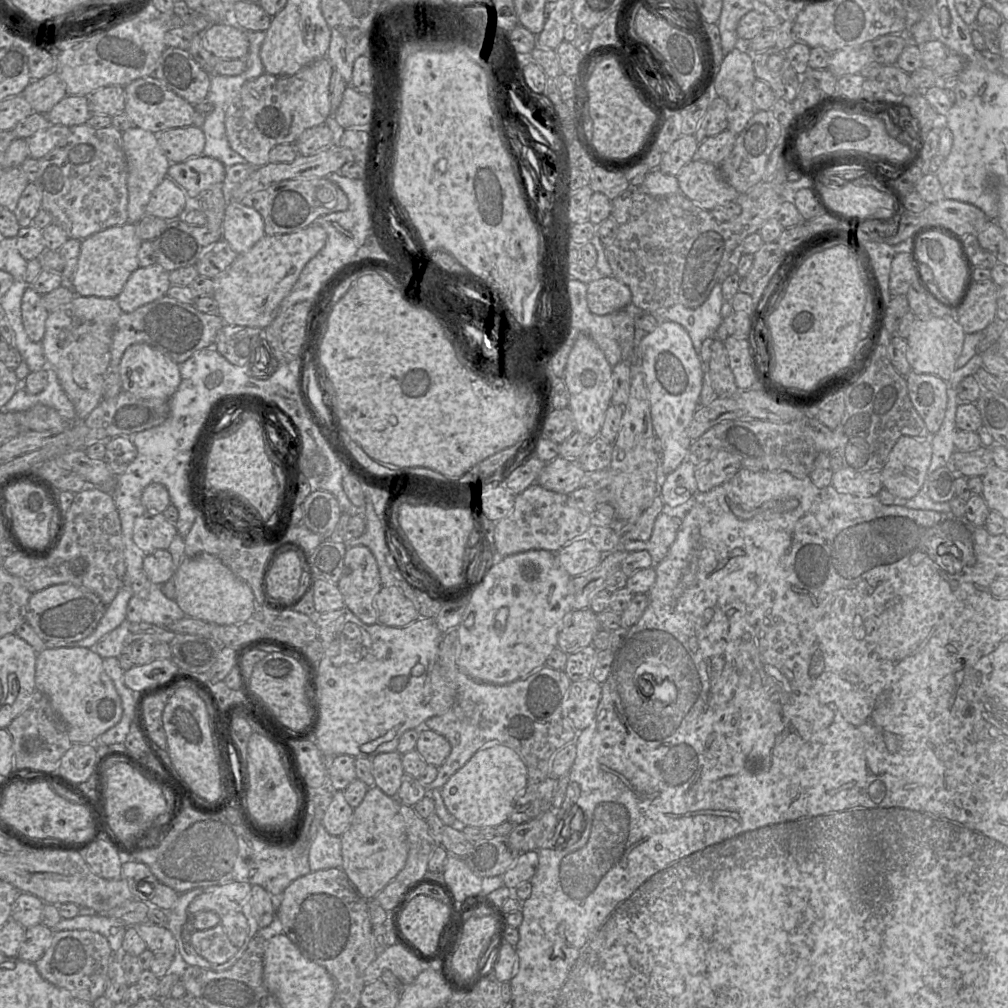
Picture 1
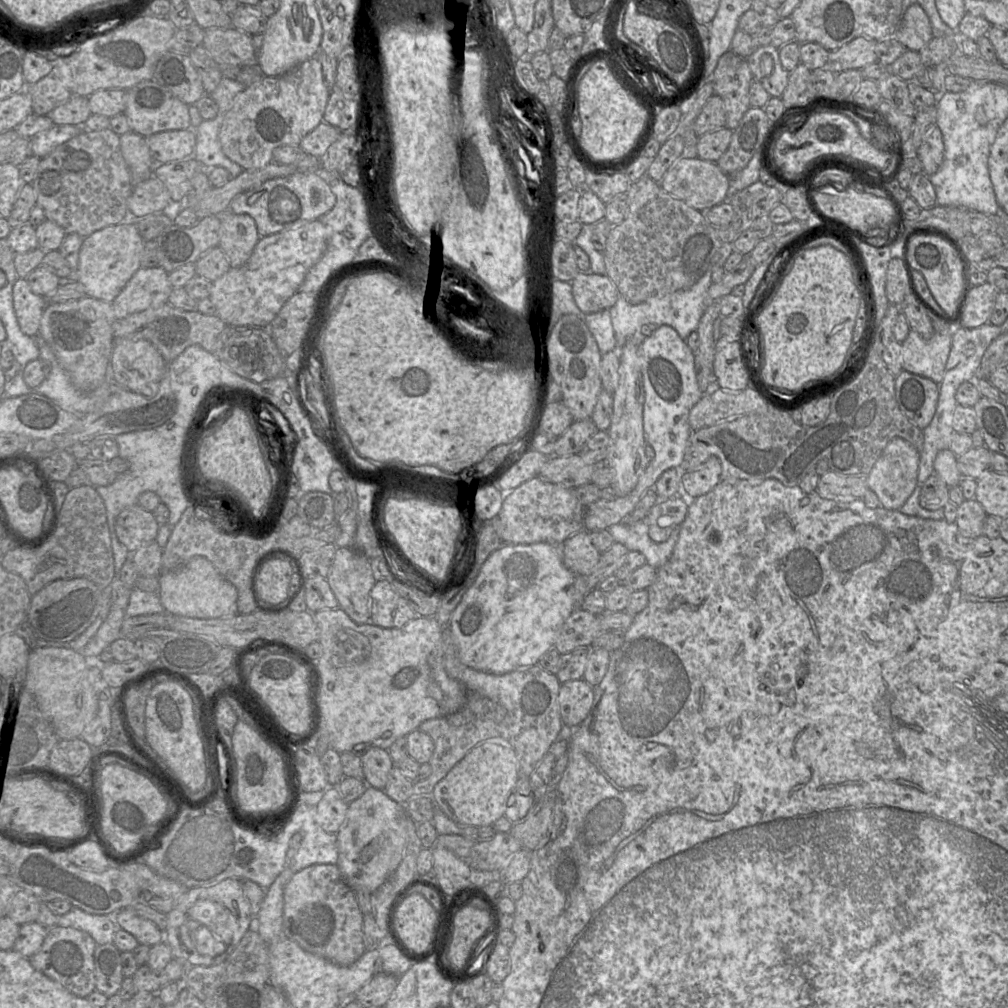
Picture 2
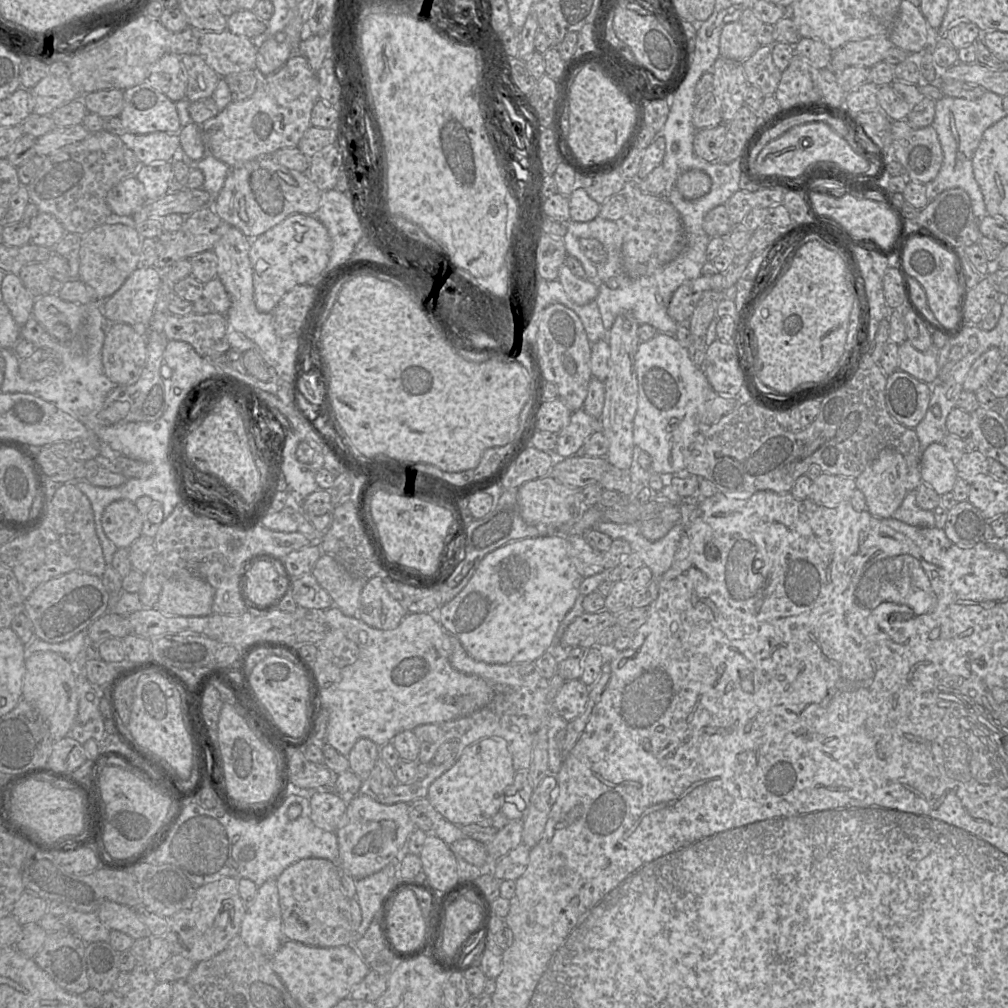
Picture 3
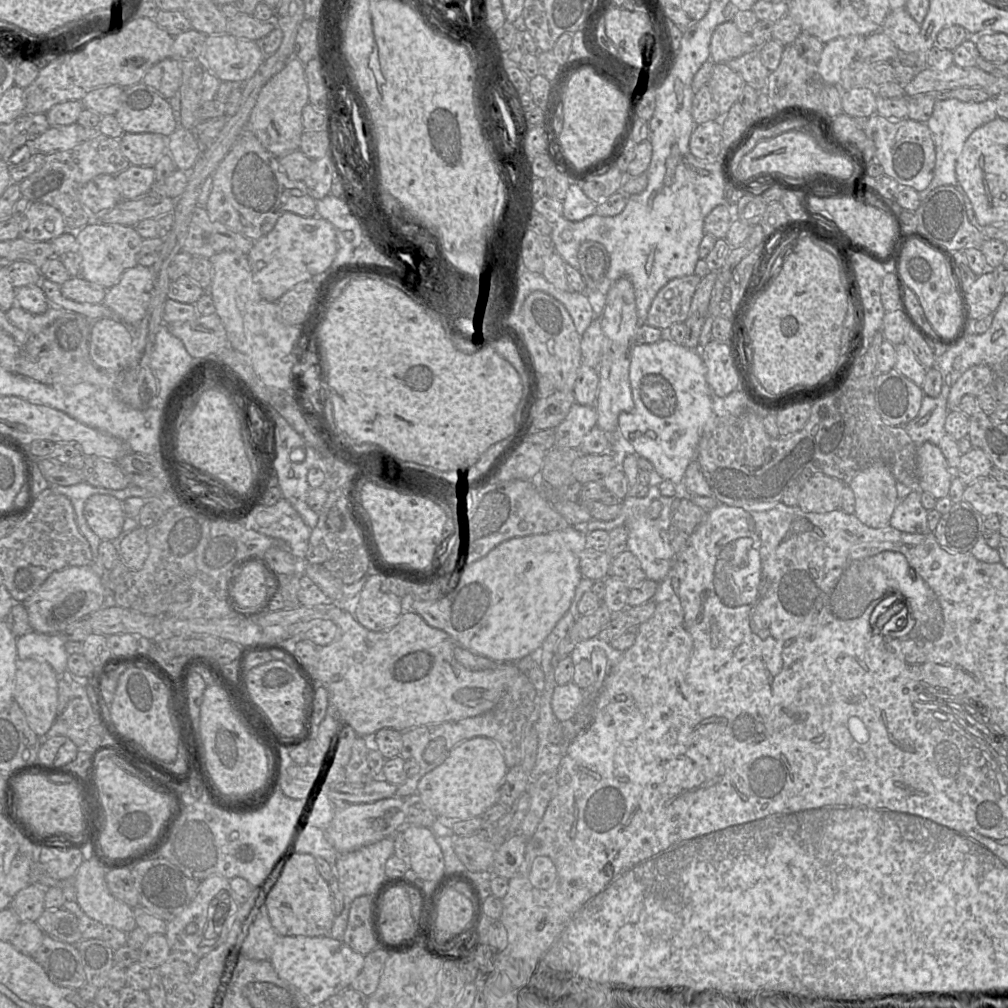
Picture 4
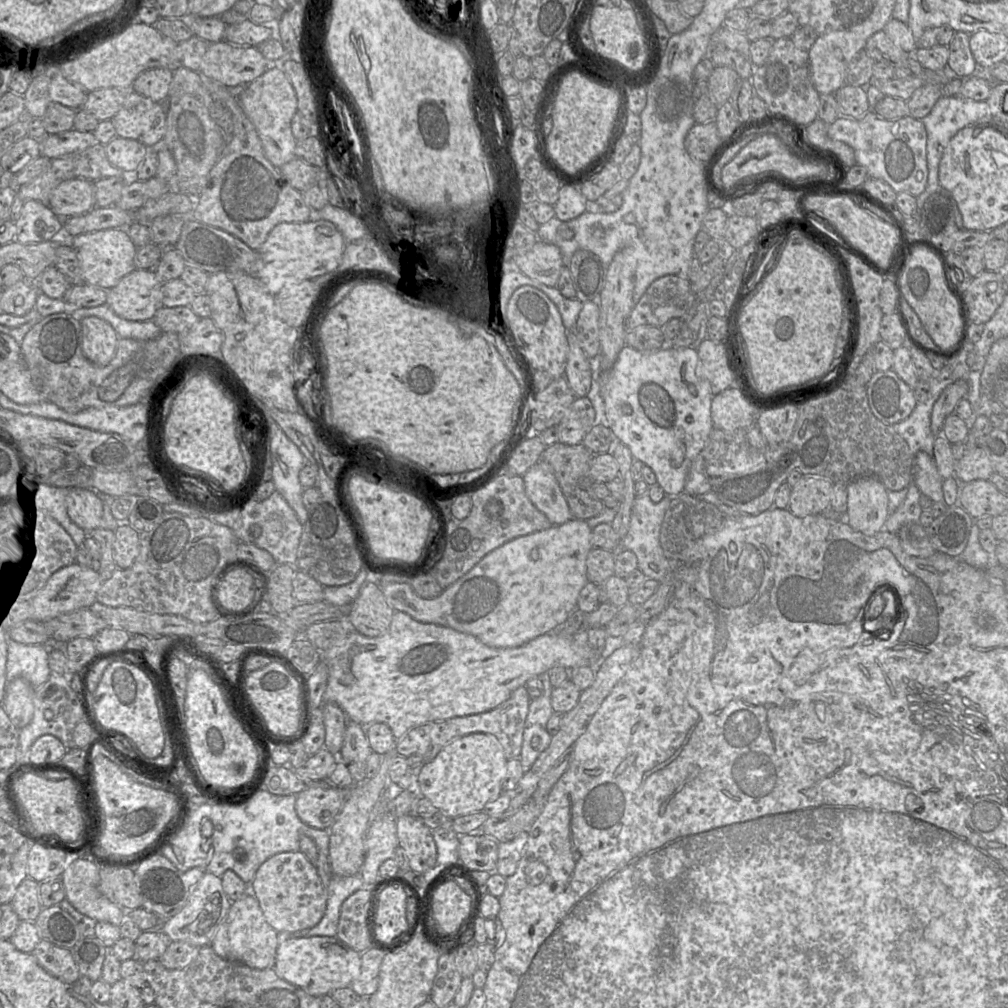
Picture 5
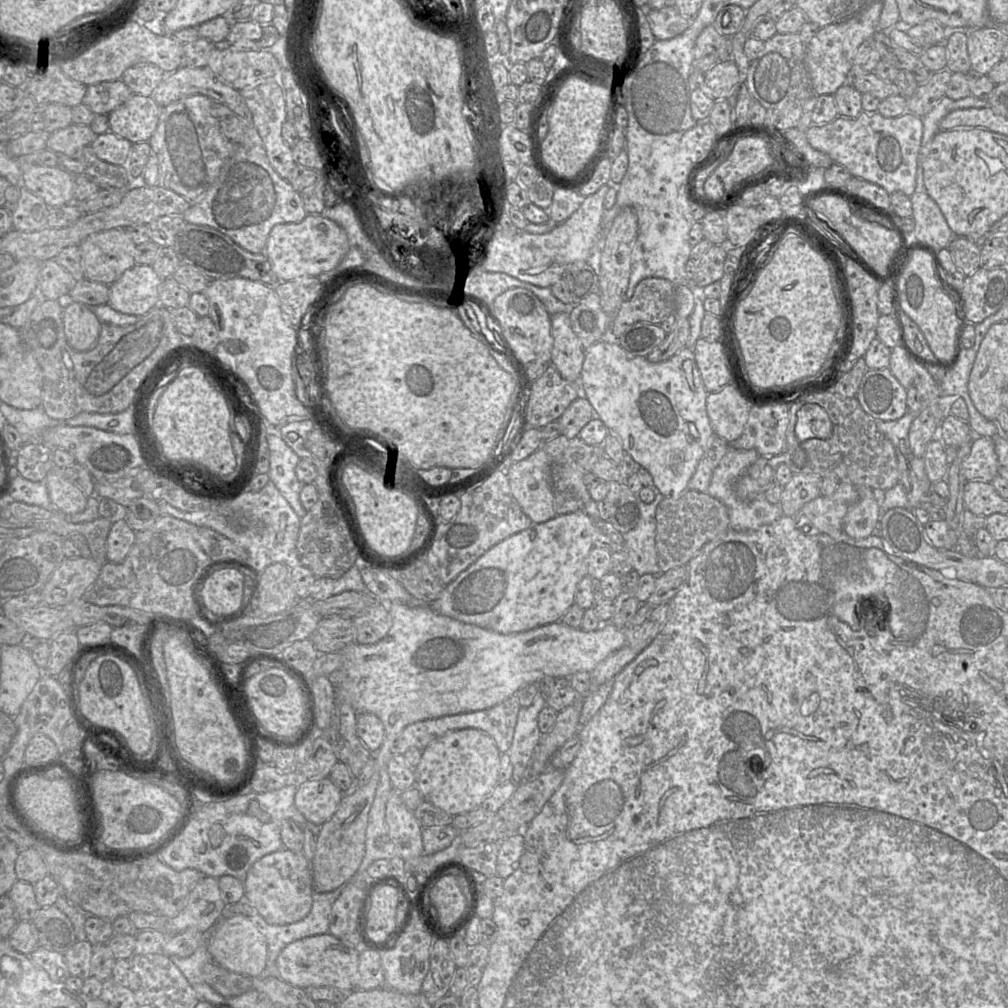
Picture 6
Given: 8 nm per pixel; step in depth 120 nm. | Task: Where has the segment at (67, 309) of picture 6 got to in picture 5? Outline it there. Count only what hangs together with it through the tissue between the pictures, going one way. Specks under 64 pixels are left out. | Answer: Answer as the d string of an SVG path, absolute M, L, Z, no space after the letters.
M97 316L84 317L80 322L84 355L96 365L109 364L117 349L117 332L110 323Z

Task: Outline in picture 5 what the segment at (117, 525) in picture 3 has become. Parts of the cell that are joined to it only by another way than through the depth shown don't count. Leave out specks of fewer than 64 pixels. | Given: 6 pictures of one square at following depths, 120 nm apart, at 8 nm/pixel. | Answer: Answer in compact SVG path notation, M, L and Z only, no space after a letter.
M81 487L69 488L66 509L72 521L85 531L99 528L103 502L90 490Z

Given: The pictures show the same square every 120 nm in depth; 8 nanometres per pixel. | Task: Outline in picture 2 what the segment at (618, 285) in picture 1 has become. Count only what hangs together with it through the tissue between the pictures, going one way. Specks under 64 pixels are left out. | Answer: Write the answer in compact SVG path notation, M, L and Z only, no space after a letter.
M578 273L570 283L575 304L584 314L609 310L620 297L606 274Z

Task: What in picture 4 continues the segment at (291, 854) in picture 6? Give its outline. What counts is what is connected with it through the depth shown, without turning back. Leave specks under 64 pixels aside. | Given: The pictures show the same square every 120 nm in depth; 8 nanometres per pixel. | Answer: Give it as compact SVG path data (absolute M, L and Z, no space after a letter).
M297 854L281 860L271 869L268 877L260 887L265 893L265 904L270 922L279 937L328 936L332 929L335 920L333 898L327 882L317 870L316 858L321 857Z

